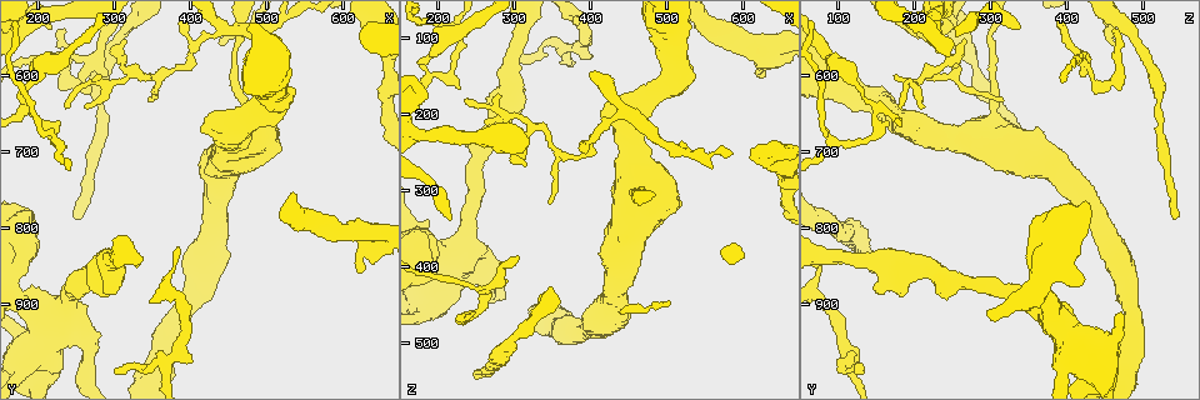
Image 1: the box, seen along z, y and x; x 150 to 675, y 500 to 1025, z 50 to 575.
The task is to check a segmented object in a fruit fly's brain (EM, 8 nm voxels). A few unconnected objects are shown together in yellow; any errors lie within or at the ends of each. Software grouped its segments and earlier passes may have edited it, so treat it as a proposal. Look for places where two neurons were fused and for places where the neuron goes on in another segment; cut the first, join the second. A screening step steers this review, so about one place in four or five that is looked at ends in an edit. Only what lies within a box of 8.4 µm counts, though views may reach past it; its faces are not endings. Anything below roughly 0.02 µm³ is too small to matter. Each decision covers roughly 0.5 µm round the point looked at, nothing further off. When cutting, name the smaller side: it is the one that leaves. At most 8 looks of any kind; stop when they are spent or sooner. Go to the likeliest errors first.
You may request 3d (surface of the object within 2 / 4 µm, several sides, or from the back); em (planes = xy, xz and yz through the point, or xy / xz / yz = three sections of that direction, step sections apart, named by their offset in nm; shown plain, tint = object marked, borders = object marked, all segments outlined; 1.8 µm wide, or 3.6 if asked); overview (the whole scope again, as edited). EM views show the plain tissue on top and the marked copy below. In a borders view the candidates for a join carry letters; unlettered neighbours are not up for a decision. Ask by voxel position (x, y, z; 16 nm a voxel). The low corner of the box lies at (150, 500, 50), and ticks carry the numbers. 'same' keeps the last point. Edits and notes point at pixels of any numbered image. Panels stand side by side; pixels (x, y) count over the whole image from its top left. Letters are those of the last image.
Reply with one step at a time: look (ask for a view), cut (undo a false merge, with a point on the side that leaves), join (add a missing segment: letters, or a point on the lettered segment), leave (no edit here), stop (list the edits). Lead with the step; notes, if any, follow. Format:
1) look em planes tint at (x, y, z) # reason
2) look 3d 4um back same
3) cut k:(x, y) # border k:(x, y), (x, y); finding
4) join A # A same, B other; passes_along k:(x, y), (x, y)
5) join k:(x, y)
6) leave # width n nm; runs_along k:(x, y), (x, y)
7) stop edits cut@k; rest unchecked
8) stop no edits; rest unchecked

look 3d 4um at (220, 540, 340)

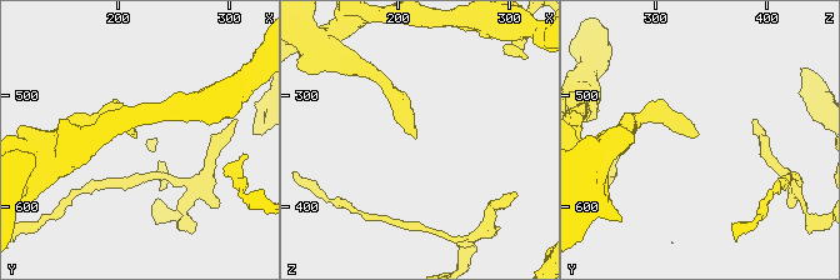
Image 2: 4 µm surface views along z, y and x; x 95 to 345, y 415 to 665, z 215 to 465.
look em planes borders at (216, 534, 342) # now the EM

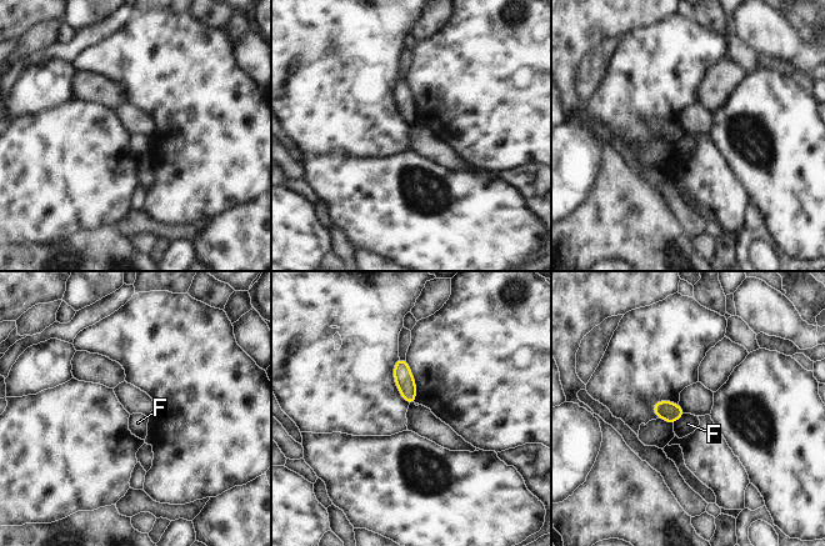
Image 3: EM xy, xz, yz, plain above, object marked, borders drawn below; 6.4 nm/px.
leave # F other; border 3:(685, 412), (673, 422); no lettered segment goes on from it

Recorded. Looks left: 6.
look em planes tint at (300, 985, 120) # free end

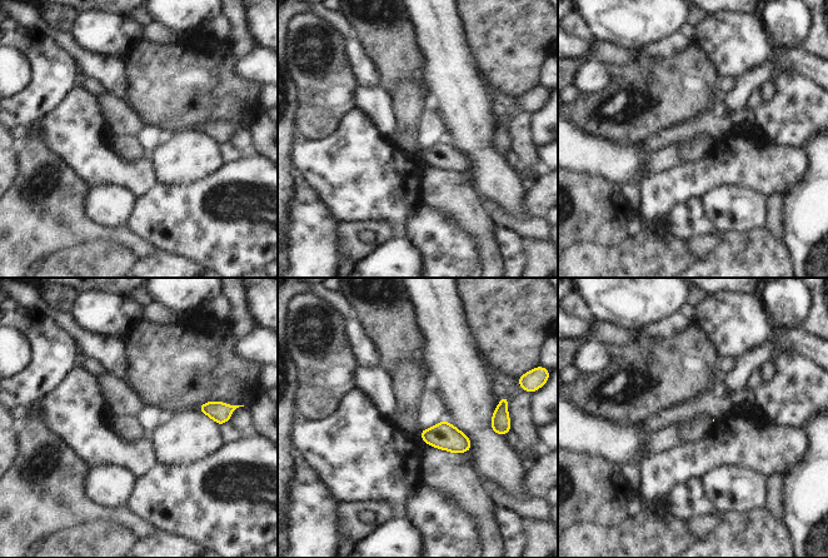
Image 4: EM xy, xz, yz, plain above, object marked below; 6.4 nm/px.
look em planes borders same # what lies round it

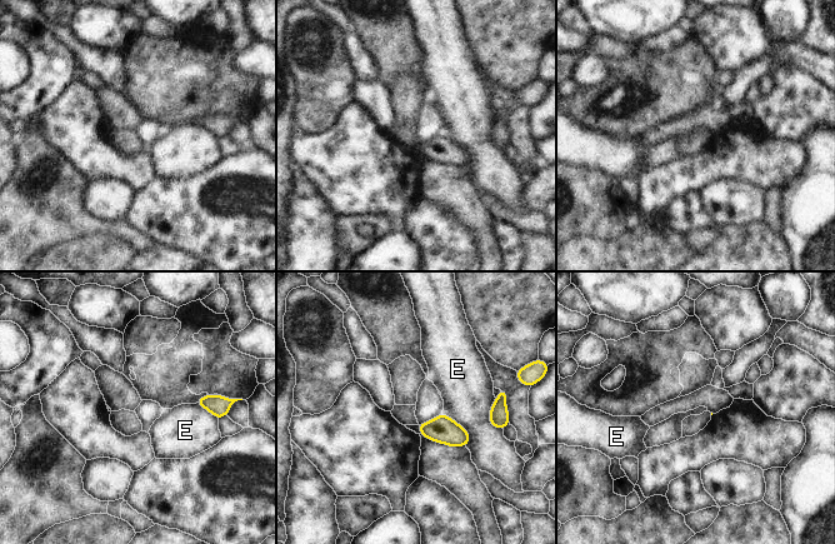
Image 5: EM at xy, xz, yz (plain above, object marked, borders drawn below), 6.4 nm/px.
leave # E other; border 5:(443, 413), (468, 433), (466, 447); no lettered segment goes on from it

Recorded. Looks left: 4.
look em planes borders at (465, 625, 305)

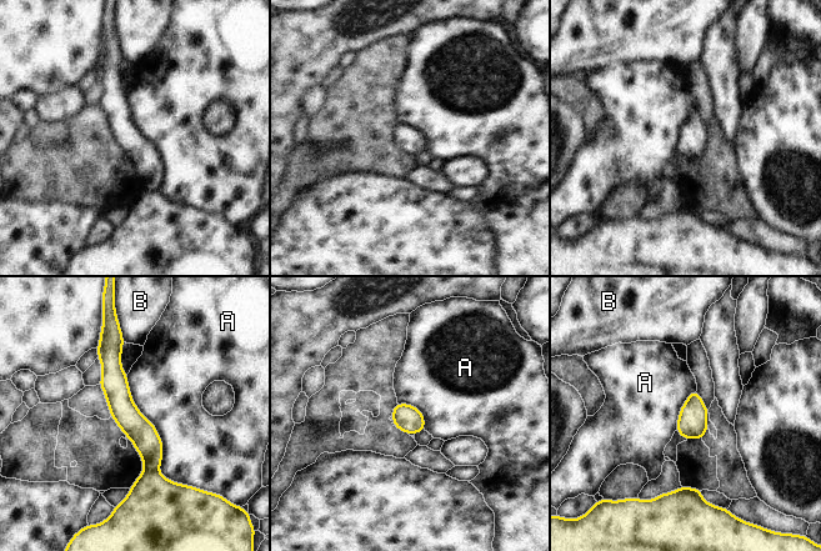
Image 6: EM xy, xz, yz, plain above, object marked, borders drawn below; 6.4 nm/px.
cut 6:(146, 441) # A other, B other; part_leaving 6:(116, 342), (119, 401), (154, 467); a second neuron is stuck on

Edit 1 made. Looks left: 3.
stop edits cut@6; rest unchecked

